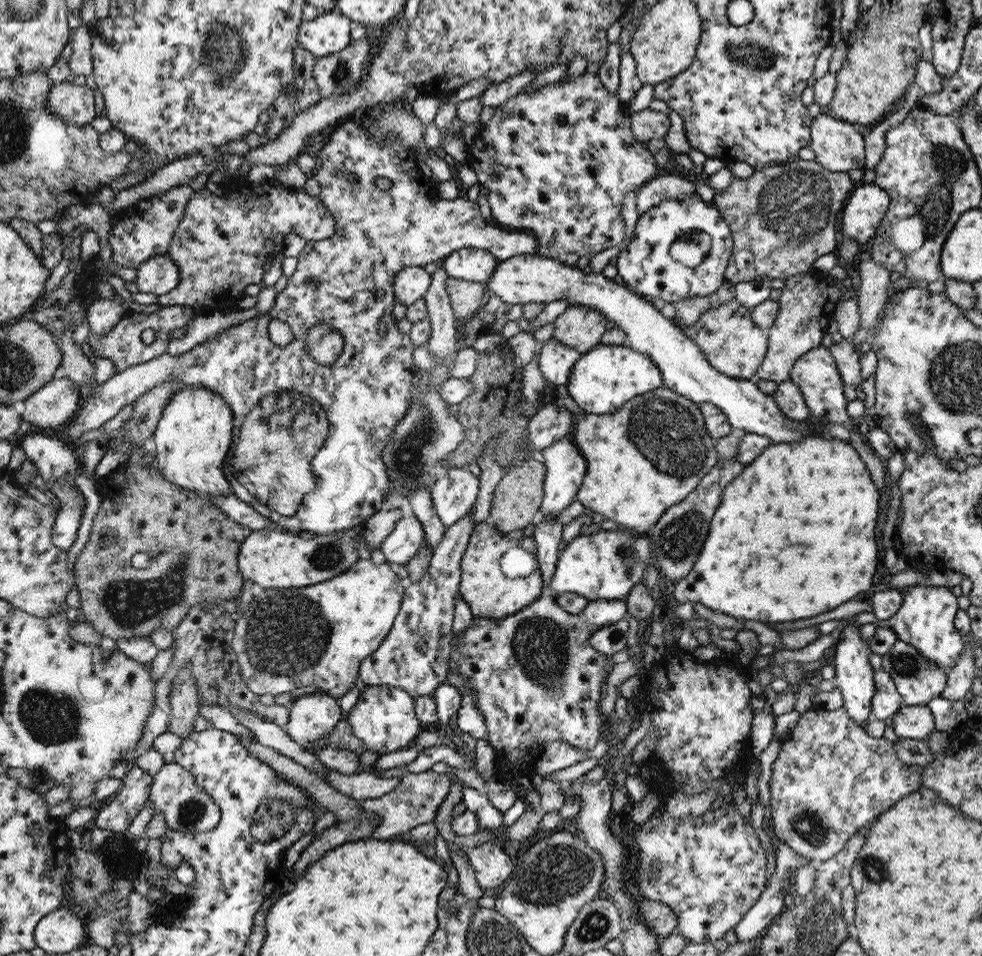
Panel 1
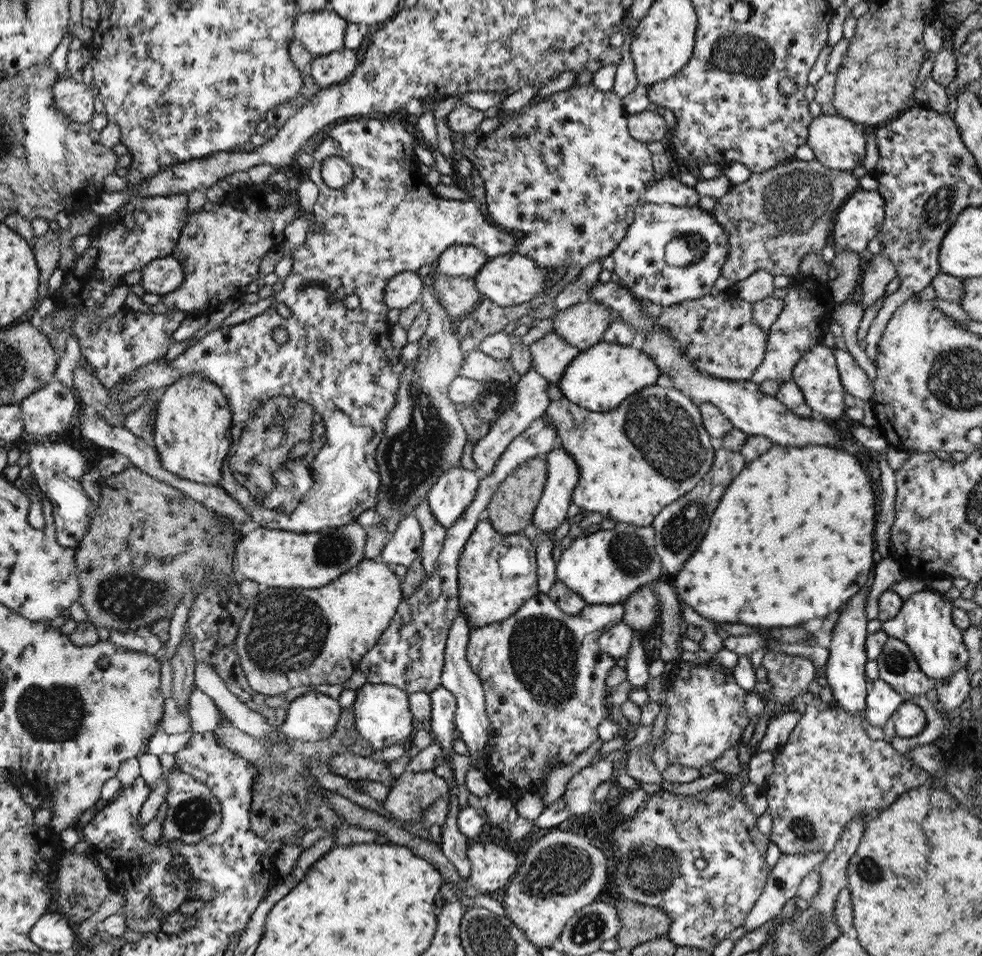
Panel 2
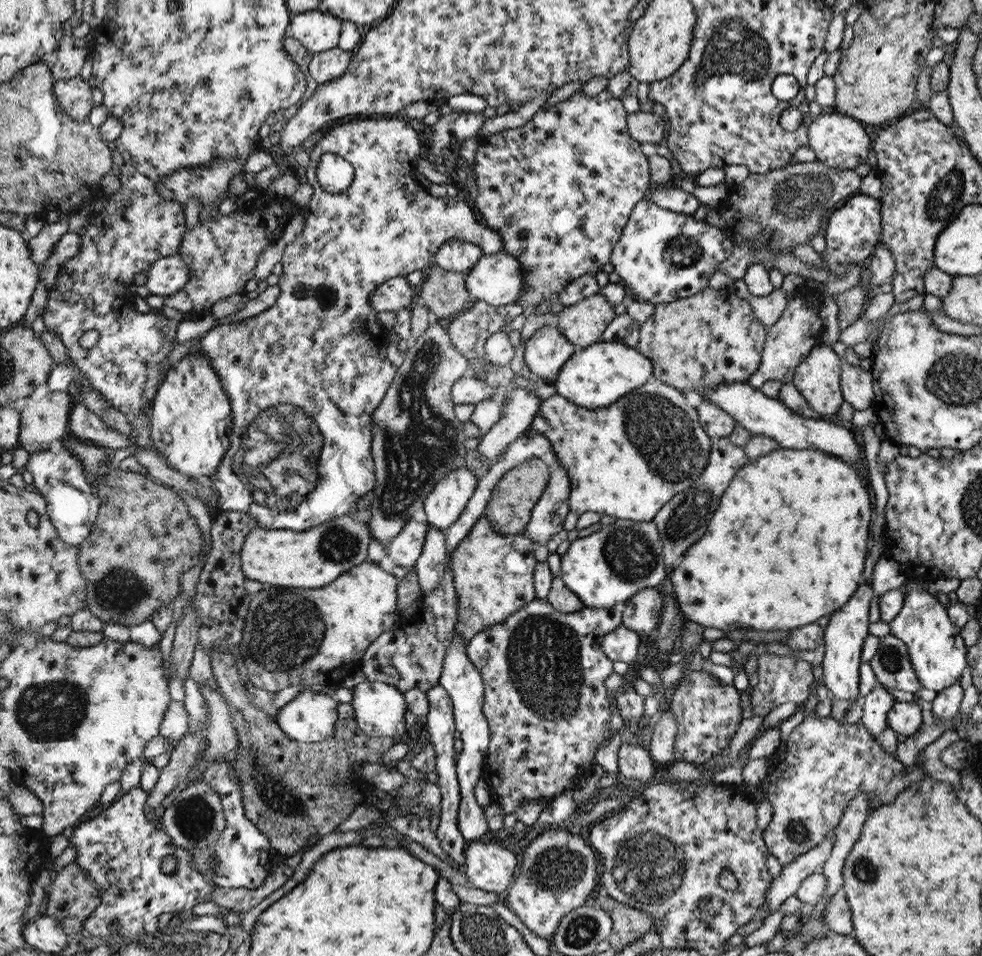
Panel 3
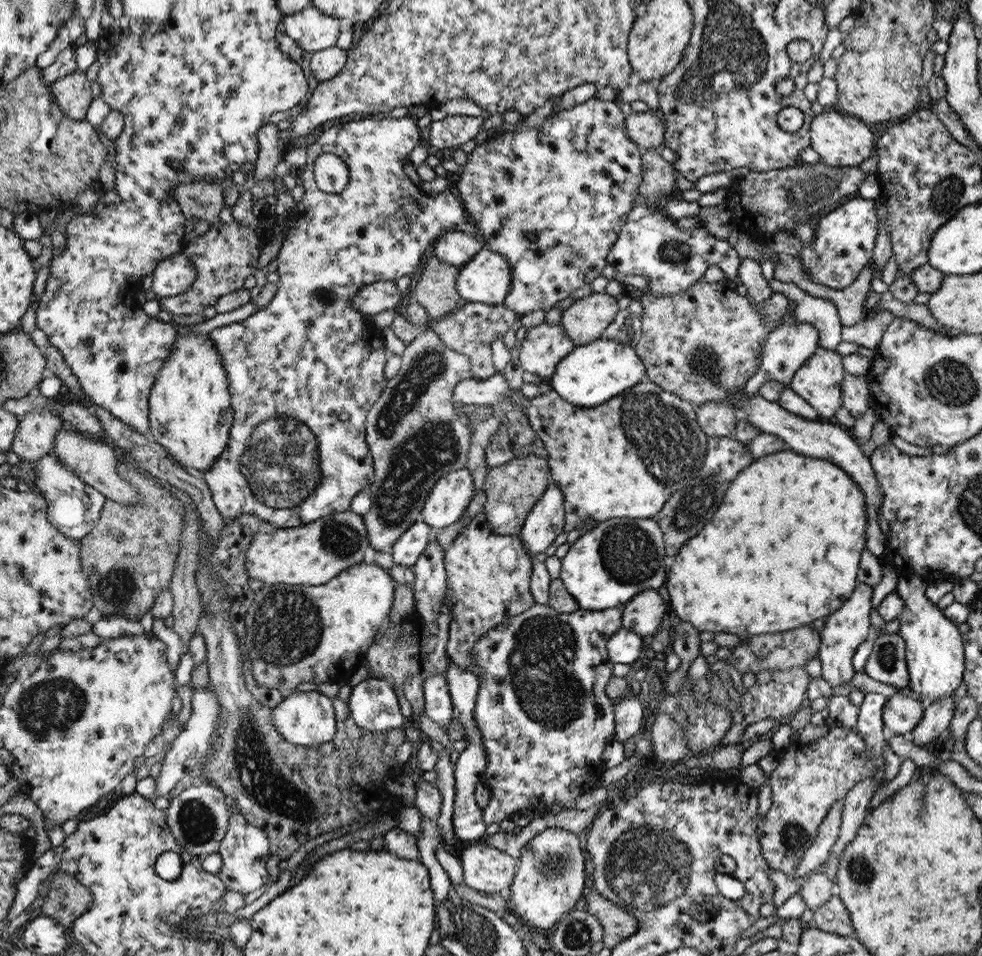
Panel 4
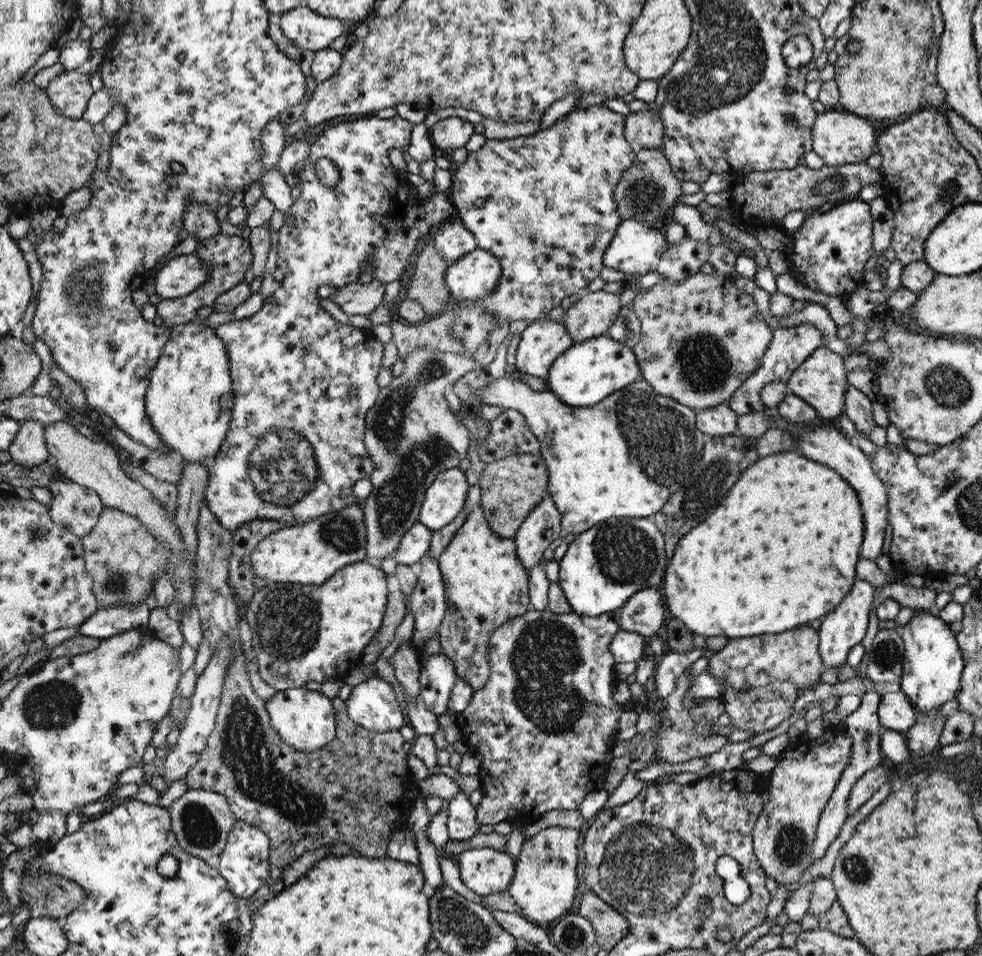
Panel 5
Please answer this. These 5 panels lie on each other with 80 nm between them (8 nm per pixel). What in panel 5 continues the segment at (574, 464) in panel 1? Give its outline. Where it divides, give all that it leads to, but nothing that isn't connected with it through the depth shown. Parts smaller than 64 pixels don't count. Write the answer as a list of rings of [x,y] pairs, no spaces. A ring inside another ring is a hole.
[[[548,490],[548,495],[530,512],[526,519],[523,520],[522,526],[519,527],[518,534],[514,536],[514,541],[518,545],[518,557],[519,560],[523,561],[524,570],[527,570],[528,575],[533,570],[534,566],[542,560],[542,554],[546,550],[546,546],[550,546],[558,534],[560,534],[560,511],[556,508],[555,501],[549,495],[550,490]]]

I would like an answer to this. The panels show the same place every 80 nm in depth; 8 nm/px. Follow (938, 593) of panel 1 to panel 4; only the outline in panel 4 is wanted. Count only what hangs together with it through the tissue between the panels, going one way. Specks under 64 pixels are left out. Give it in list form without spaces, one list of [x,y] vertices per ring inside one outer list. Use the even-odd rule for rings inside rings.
[[[915,577],[906,580],[899,578],[895,590],[905,602],[904,610],[900,613],[899,636],[905,640],[905,658],[910,677],[910,690],[922,695],[924,707],[946,696],[953,695],[962,683],[965,668],[964,638],[958,631],[958,626],[944,616],[926,598],[925,589],[929,583],[923,578]]]

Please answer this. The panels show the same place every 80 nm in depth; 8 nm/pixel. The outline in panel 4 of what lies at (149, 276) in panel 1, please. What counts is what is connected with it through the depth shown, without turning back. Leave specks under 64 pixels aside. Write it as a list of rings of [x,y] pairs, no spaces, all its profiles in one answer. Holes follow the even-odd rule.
[[[184,252],[161,260],[152,272],[151,290],[158,298],[173,297],[186,292],[195,284],[195,263]]]

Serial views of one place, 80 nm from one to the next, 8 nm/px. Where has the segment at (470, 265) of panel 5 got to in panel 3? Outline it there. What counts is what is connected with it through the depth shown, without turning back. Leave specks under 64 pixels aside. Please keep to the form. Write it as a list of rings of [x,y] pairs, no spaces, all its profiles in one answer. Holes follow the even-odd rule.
[[[503,250],[496,254],[482,254],[479,262],[467,273],[467,291],[471,293],[472,301],[484,301],[492,306],[502,306],[517,302],[519,294],[525,291],[523,265]]]

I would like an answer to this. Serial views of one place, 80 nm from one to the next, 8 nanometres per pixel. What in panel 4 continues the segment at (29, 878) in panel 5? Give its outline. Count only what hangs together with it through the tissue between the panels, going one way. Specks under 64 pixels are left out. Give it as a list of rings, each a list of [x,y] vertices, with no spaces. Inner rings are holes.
[[[57,871],[51,880],[44,904],[40,906],[42,915],[60,920],[65,927],[71,924],[92,904],[94,896],[84,884],[80,884],[72,874]]]

